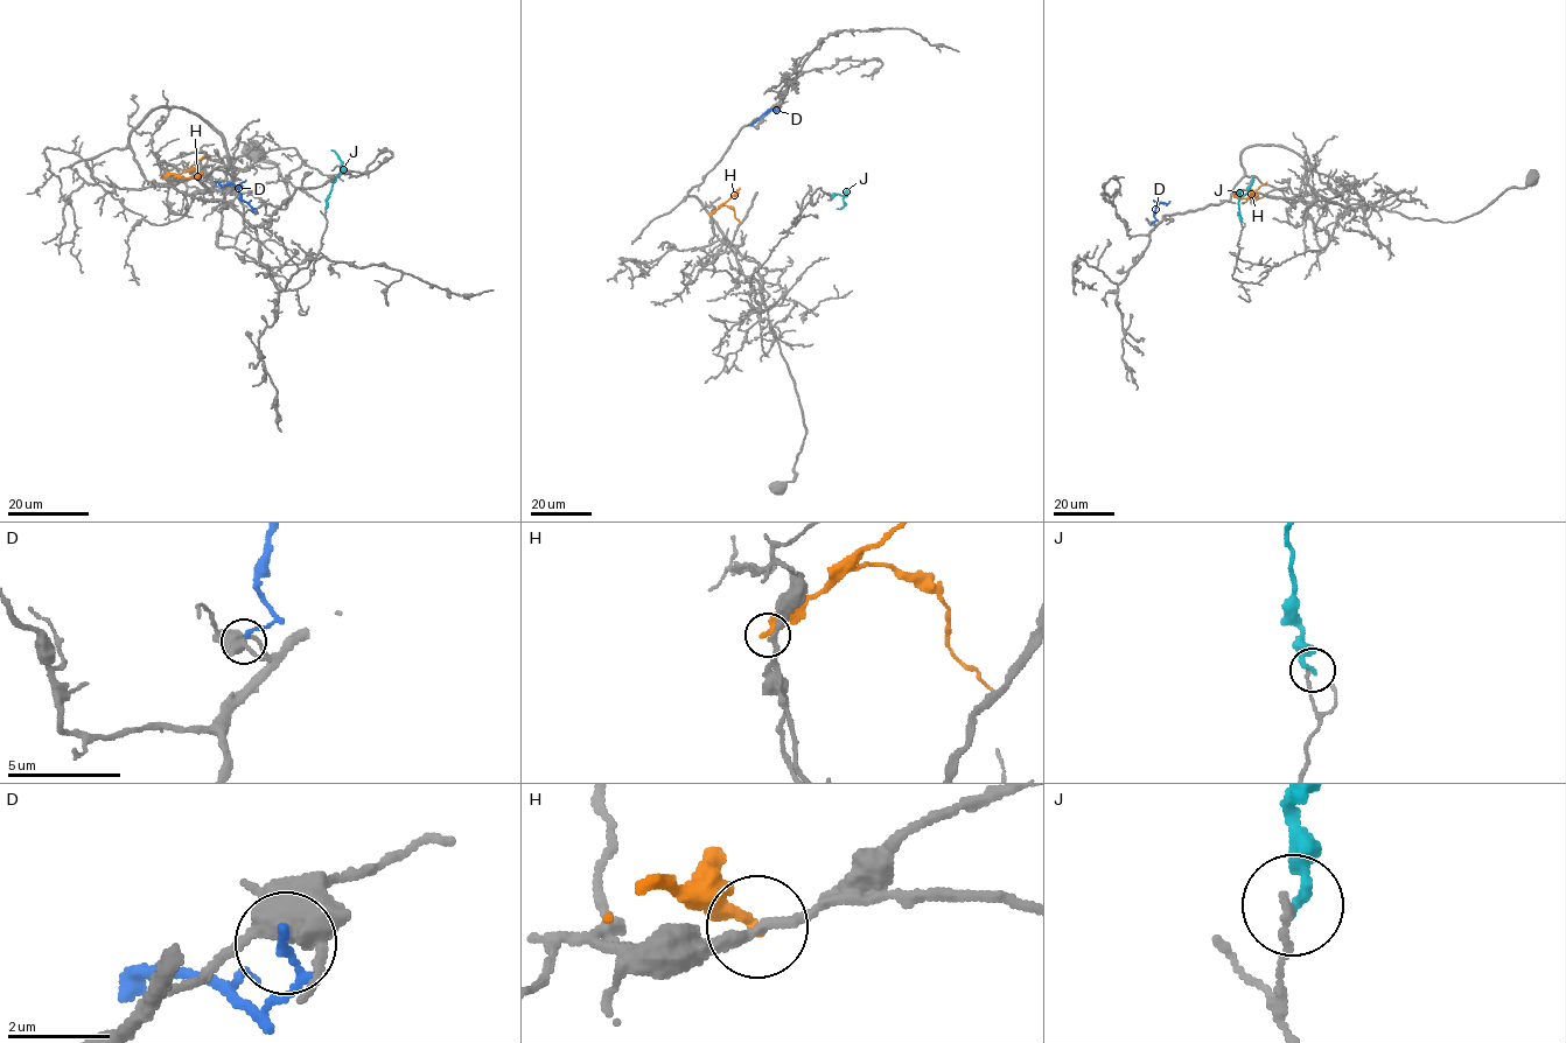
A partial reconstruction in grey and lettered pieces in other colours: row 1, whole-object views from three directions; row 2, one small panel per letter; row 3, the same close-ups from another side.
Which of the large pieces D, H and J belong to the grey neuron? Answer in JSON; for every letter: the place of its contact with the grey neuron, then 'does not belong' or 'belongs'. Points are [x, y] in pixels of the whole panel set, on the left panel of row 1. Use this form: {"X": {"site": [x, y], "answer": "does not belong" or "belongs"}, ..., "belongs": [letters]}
{"D": {"site": [253, 210], "answer": "does not belong"}, "H": {"site": [163, 177], "answer": "does not belong"}, "J": {"site": [326, 208], "answer": "does not belong"}, "belongs": []}

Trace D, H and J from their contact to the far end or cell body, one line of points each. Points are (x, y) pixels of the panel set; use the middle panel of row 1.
D: (777, 107), (776, 112), (767, 111), (748, 125)
H: (710, 215), (727, 205), (740, 223)
J: (832, 197), (838, 194), (843, 196), (844, 205), (836, 209)

